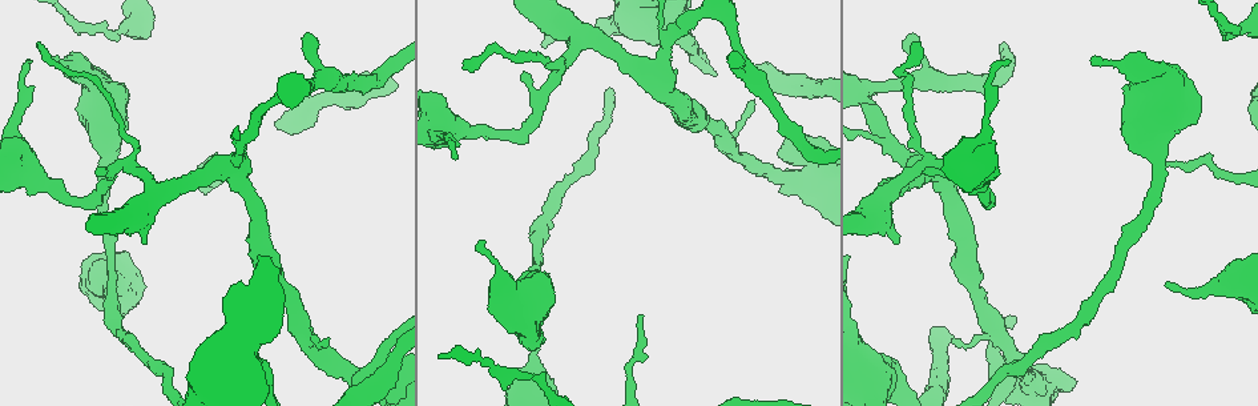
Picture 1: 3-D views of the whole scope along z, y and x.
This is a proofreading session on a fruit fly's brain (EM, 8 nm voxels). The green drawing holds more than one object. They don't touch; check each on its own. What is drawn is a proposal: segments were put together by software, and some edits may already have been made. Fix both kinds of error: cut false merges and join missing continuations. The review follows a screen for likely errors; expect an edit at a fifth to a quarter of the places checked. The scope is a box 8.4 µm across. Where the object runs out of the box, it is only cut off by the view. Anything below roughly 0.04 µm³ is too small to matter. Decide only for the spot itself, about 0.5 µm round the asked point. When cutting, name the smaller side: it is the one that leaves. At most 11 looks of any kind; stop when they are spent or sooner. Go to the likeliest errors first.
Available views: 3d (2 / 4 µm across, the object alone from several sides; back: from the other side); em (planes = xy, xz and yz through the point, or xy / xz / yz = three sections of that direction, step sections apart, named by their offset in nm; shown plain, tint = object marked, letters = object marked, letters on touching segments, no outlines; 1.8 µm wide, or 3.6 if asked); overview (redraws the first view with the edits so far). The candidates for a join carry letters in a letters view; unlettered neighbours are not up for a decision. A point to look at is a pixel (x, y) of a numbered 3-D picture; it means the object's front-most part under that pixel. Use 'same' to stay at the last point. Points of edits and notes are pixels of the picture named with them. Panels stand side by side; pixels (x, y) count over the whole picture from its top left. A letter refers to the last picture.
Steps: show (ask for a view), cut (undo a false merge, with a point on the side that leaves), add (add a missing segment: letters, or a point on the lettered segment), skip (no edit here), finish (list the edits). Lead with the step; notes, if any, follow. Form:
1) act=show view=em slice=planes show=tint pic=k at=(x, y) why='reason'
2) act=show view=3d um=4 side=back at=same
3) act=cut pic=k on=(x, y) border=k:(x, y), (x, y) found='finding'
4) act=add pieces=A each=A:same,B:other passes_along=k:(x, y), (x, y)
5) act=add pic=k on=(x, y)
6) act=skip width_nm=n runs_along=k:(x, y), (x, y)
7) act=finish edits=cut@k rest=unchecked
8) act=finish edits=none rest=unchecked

act=show view=em slice=yz step=16 show=tint pic=1 at=(328, 341) why='tapers out'

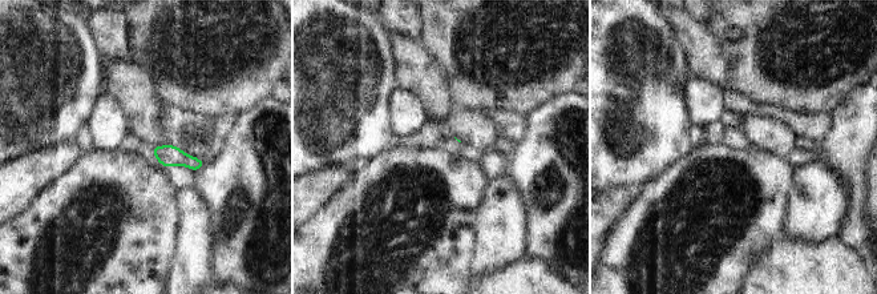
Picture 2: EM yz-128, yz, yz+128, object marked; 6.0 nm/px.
act=show view=em slice=xz step=16 show=tint at=same

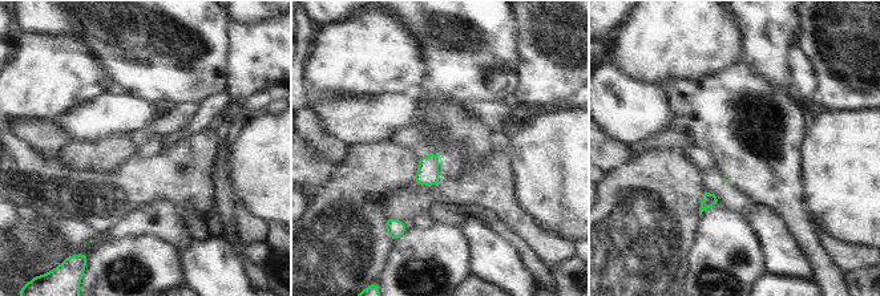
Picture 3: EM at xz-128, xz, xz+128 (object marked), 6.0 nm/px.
act=show view=em slice=xz step=16 show=letters at=same why='see the neighbours'

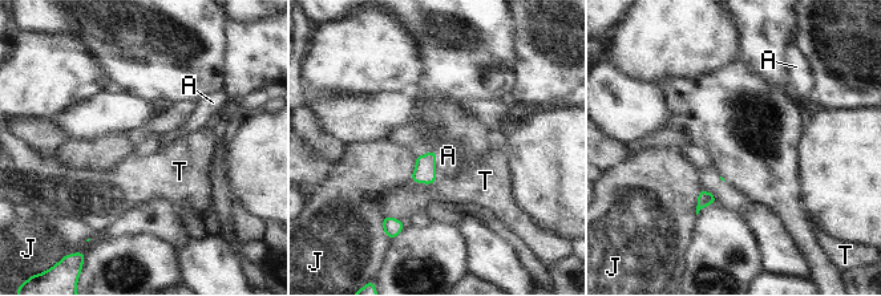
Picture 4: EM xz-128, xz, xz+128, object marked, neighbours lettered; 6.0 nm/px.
act=add pieces=A each=A:same,J:other,T:other found='it goes on there'

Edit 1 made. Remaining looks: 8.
act=show view=3d um=4 side=back pic=1 at=(56, 58) why='free end'

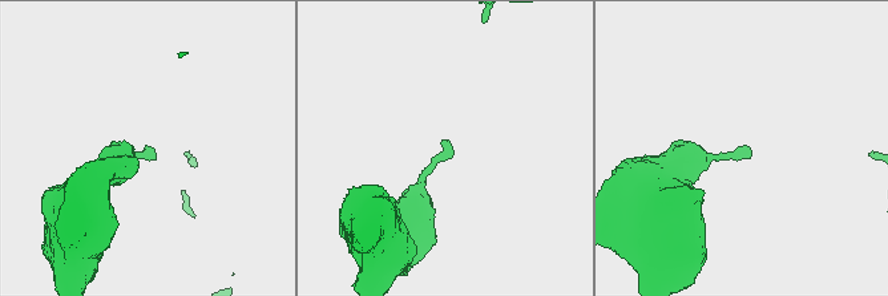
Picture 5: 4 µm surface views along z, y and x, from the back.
act=show view=em slice=yz step=4 show=tint pic=5 at=(445, 142)

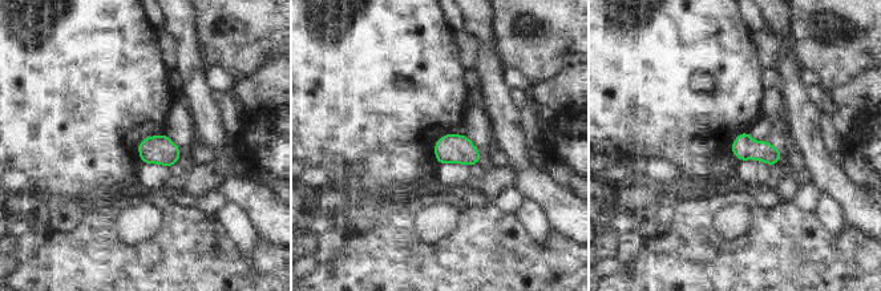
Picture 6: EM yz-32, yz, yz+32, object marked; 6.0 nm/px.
act=show view=em slice=planes show=letters at=same why='cut it another way'

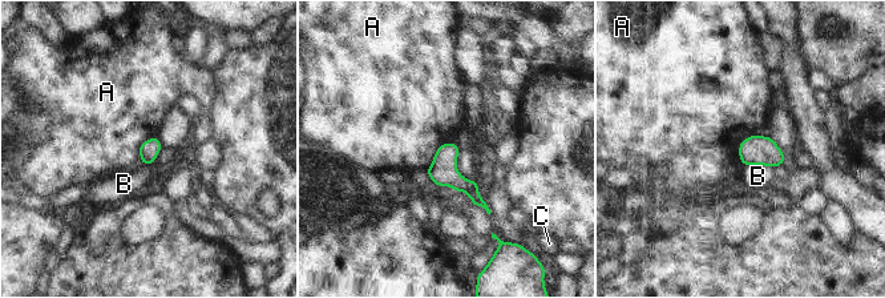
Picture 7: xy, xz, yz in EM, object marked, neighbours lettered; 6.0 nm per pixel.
act=skip each=A:other,B:other,C:other border=7:(453, 141), (441, 144), (425, 169) found='none of them fits'

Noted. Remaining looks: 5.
act=show view=overview why='redraw'

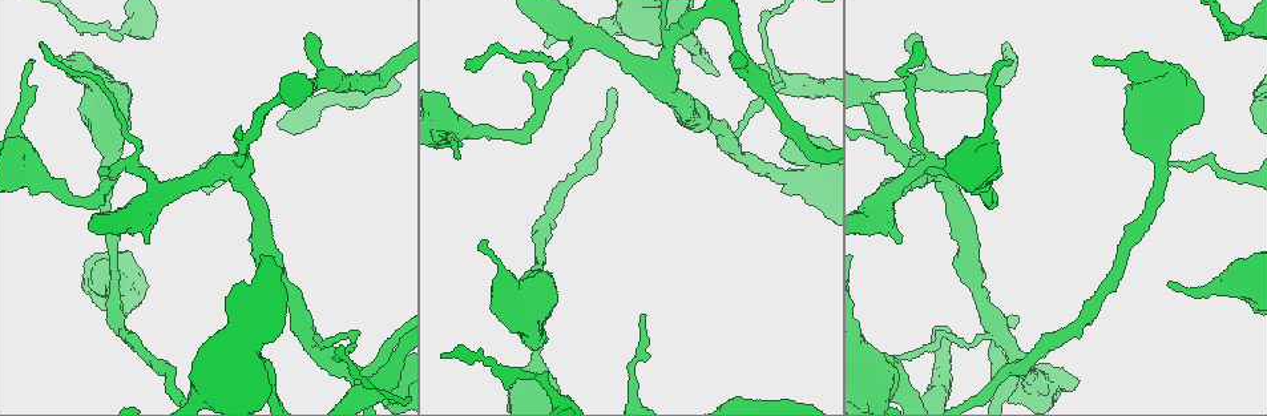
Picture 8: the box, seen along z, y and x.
act=show view=3d um=4 pic=8 at=(669, 43) why='small branch off a trunk'

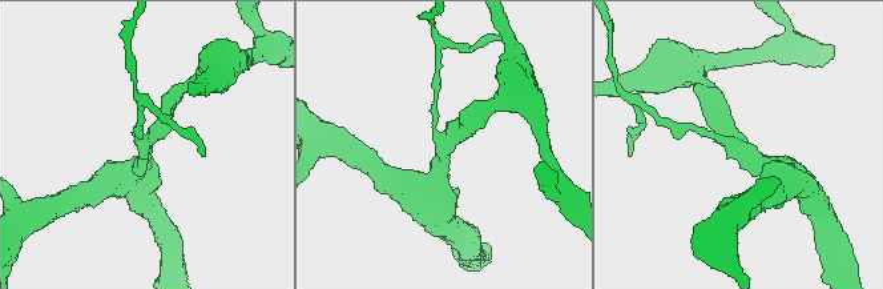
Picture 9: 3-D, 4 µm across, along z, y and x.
act=show view=em slice=planes show=tint pic=9 at=(738, 140) arms=3 why='now the EM'

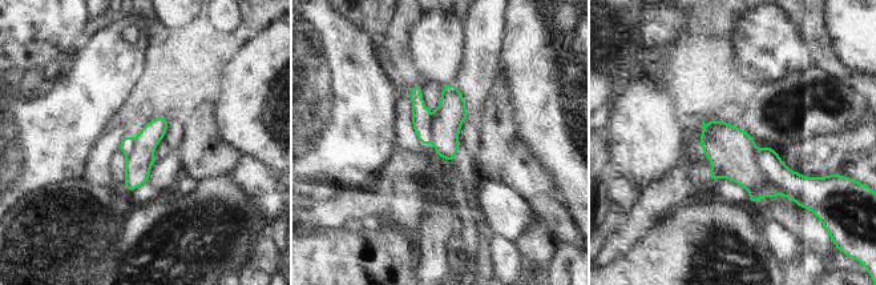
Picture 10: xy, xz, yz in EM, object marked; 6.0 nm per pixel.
act=show view=em slice=planes show=letters at=same why='see the neighbours'

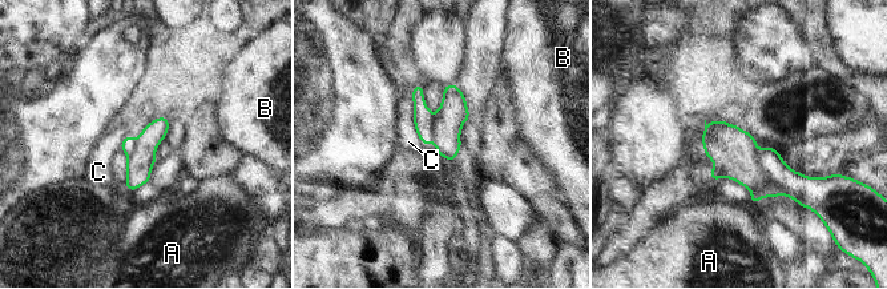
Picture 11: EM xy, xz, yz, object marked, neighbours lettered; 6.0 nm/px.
act=cut pic=11 on=(814, 191) longest_contact=C:40nm each=A:other,B:other,C:other found='two cells meet here'

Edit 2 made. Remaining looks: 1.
act=finish edits=add@4,cut@11 rest=unchecked

